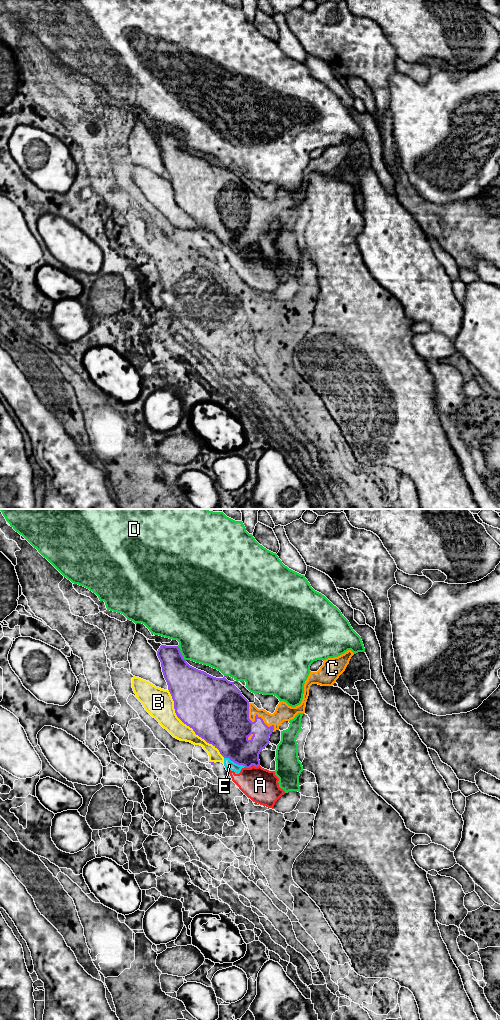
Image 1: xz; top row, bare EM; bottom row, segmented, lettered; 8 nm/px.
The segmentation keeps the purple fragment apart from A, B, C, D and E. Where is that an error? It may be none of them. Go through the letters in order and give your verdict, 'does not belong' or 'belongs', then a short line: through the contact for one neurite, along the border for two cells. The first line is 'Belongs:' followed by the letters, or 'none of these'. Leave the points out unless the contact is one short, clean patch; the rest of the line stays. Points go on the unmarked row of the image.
Belongs: C
A: does not belong; line xz (259, 252), (244, 256)
B: does not belong
C: belongs
D: does not belong
E: does not belong; line xz (224, 245), (245, 254)

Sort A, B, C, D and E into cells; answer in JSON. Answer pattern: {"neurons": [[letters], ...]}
{"neurons": [["A", "B", "E"], ["C"], ["D"]]}

